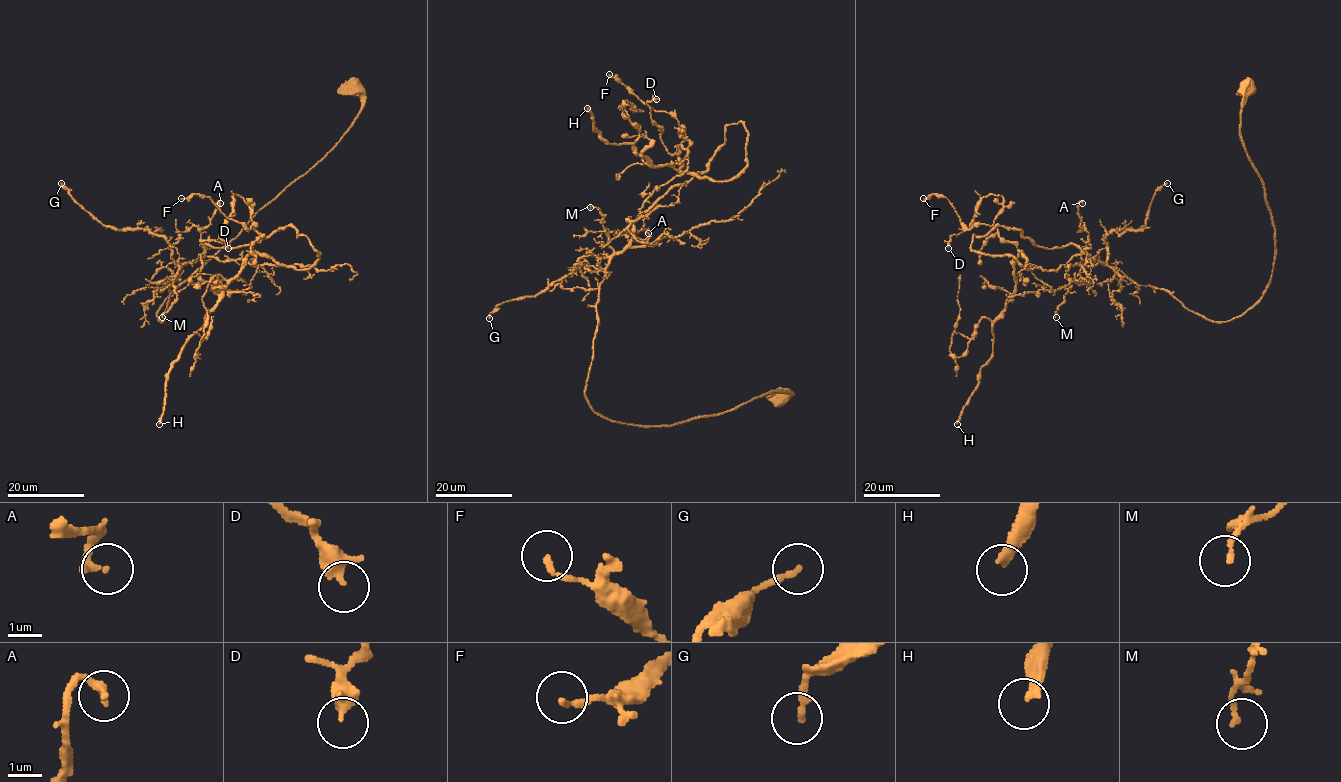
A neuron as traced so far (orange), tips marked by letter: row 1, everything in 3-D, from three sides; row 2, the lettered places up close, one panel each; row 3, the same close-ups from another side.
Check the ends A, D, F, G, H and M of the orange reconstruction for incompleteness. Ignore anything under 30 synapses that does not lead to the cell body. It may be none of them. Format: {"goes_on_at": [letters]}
{"goes_on_at": ["H"]}

